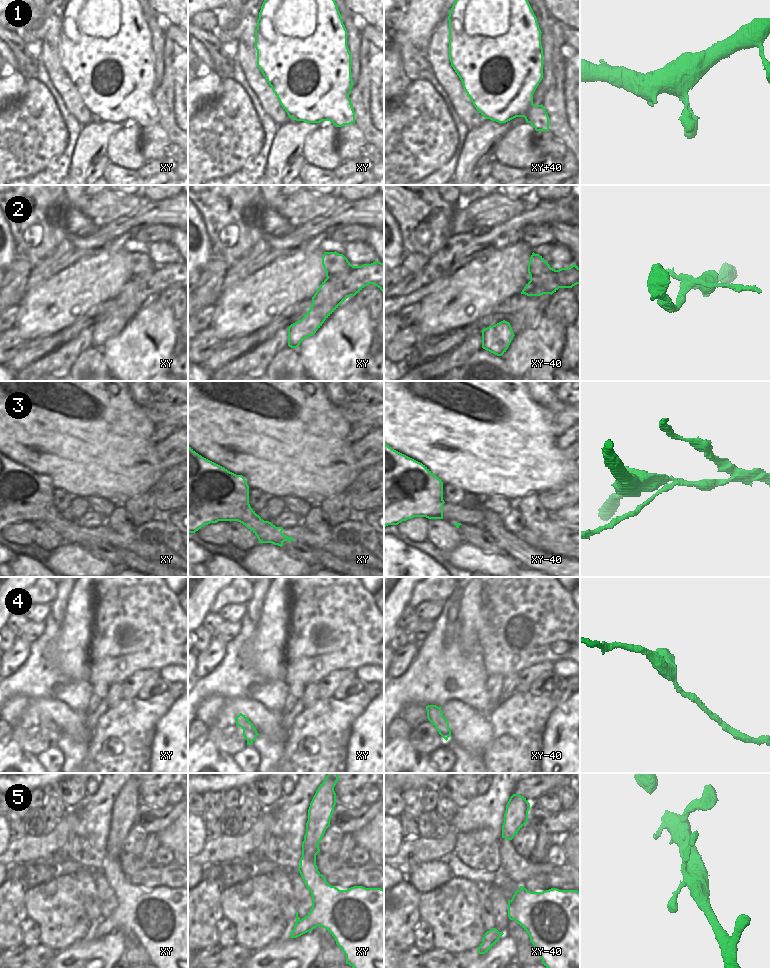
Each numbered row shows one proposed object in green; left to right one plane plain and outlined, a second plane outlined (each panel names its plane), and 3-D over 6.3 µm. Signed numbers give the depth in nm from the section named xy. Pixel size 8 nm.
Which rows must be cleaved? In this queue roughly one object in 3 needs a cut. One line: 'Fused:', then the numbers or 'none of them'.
Fused: 2, 3

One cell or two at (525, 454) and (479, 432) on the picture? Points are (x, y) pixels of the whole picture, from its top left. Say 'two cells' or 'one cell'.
one cell

